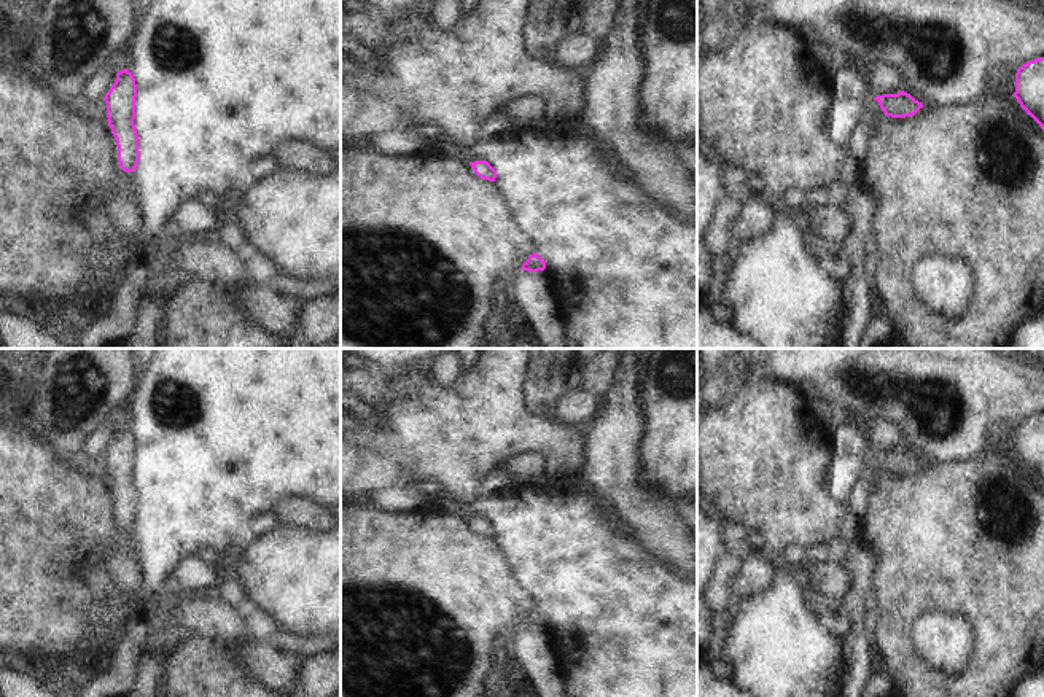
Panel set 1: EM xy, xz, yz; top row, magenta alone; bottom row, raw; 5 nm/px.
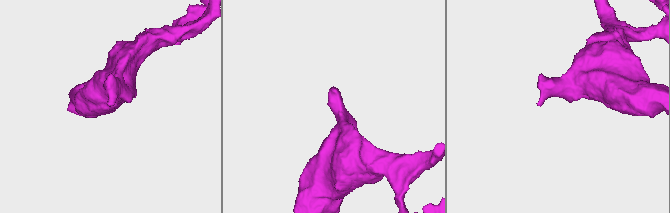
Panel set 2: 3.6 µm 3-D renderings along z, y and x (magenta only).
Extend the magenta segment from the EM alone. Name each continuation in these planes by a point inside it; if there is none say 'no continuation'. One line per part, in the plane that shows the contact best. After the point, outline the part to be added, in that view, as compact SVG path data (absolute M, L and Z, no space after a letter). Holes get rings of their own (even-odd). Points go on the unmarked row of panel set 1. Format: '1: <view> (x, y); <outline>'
1: xy (126, 565); M126 528L124 543L107 559L107 568L126 594L140 590L146 581L140 552L132 546L134 535L135 528Z

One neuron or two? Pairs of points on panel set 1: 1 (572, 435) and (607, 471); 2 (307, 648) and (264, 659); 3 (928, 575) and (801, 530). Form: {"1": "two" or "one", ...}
{"1": "two", "2": "one", "3": "two"}

